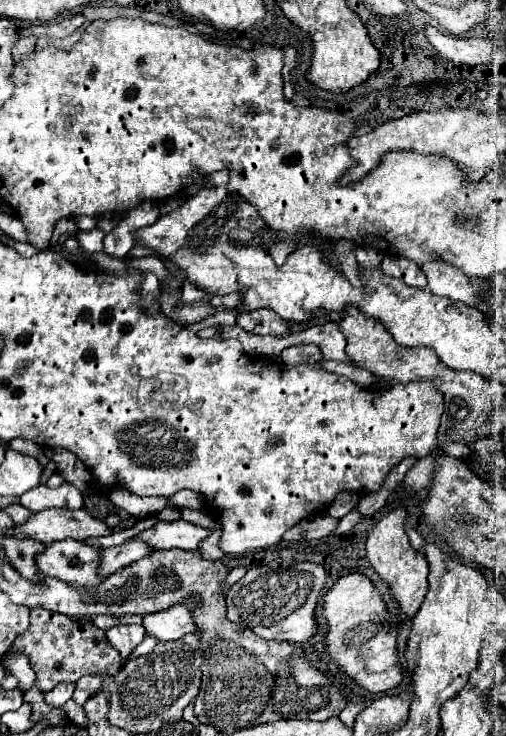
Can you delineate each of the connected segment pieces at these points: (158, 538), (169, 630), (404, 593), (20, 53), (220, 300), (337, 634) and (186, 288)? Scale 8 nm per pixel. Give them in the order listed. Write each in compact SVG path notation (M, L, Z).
M158 520L150 530L142 532L140 536L158 550L170 550L170 548L182 548L182 550L198 550L200 542L206 540L214 528L196 526L186 520L174 520L164 522Z
M188 596L188 600L174 604L172 608L156 614L146 614L144 628L150 636L156 636L160 640L178 640L188 632L194 632L196 622L192 620L192 608L200 604L198 596Z
M396 506L390 512L382 514L382 518L374 524L374 528L368 532L366 540L366 558L372 564L372 568L378 572L378 576L390 584L394 598L398 600L402 612L406 616L414 616L428 592L428 562L422 556L422 552L414 550L410 546L410 540L406 536L404 524L408 518L406 506Z
M20 38L20 42L16 42L12 54L14 54L14 60L20 62L24 56L28 56L30 52L34 52L34 44L36 44L36 38Z
M238 292L226 296L214 296L210 301L210 305L213 308L223 305L227 309L235 310L237 308L239 310L242 307L242 296Z
M360 572L342 576L324 596L324 616L330 626L326 638L328 652L350 678L354 678L362 688L372 694L380 694L400 686L400 680L404 678L404 668L400 666L396 646L398 624L388 612L388 606L376 584L368 576Z
M185 280L182 289L182 300L186 304L192 304L194 302L200 301L207 296L208 294L205 291L194 286L189 280Z

